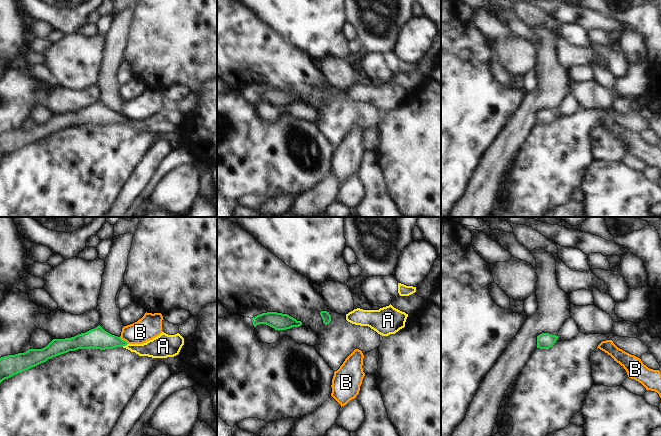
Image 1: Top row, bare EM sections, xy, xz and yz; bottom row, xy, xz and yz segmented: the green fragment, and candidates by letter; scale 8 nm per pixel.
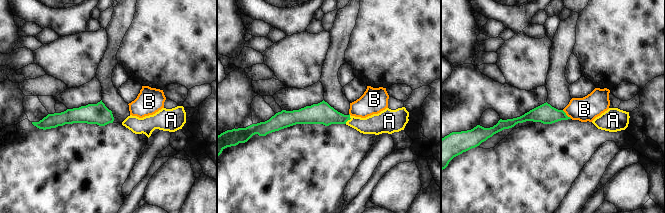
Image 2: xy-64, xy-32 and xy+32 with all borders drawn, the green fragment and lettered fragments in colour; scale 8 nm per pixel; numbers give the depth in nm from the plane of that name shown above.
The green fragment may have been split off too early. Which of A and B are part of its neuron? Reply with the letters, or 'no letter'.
A

